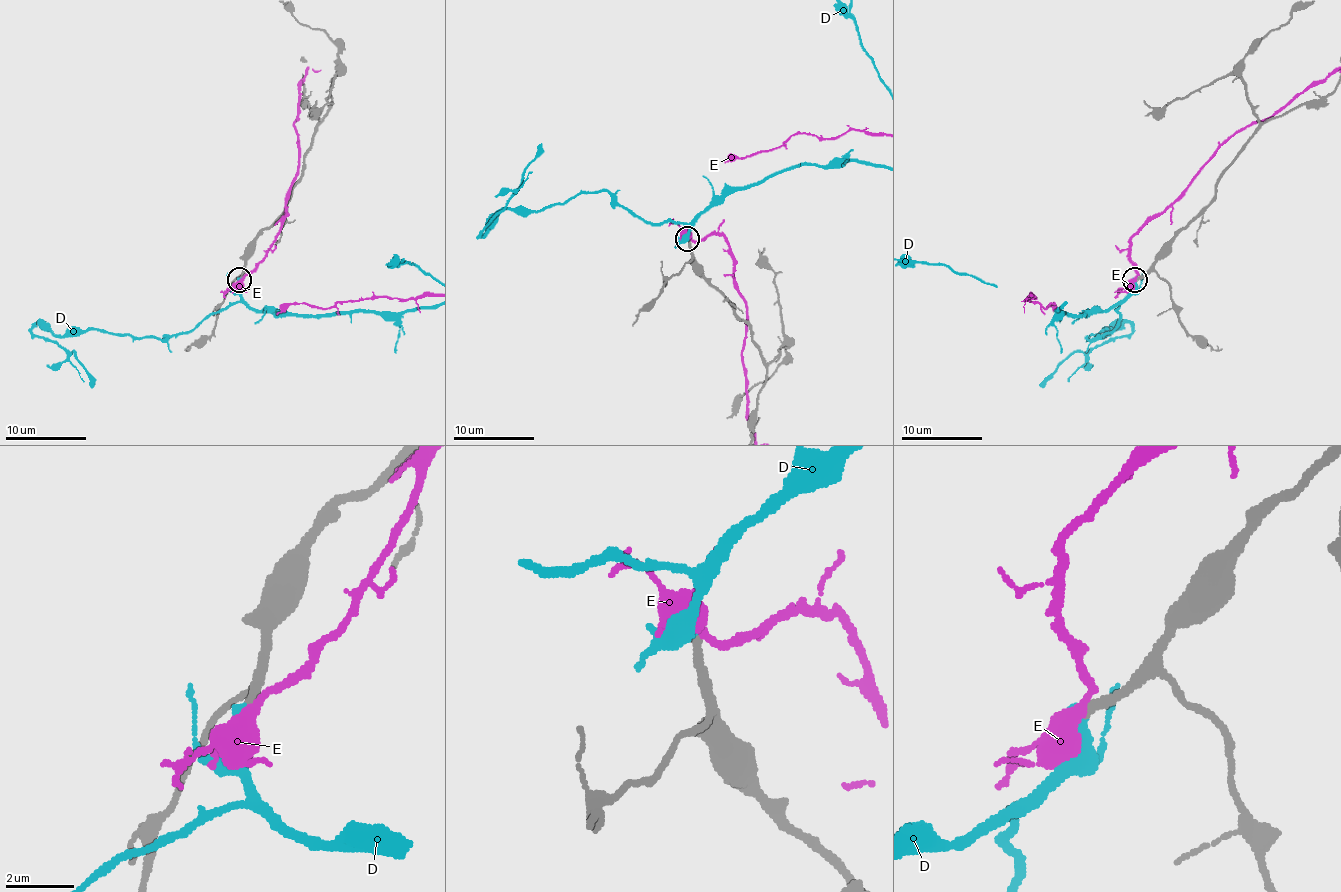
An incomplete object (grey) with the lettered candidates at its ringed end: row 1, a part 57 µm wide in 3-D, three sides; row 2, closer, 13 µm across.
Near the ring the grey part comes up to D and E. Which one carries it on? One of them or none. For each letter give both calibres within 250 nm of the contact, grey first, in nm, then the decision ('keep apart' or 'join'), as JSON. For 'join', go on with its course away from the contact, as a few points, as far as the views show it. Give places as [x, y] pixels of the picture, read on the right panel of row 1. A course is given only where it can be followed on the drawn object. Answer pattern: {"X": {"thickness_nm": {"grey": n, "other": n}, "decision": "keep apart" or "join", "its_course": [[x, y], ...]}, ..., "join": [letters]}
{"D": {"thickness_nm": {"grey": 320, "other": 340}, "decision": "join"}, "E": {"thickness_nm": {"grey": 320, "other": 440}, "decision": "keep apart"}, "join": ["D"]}

